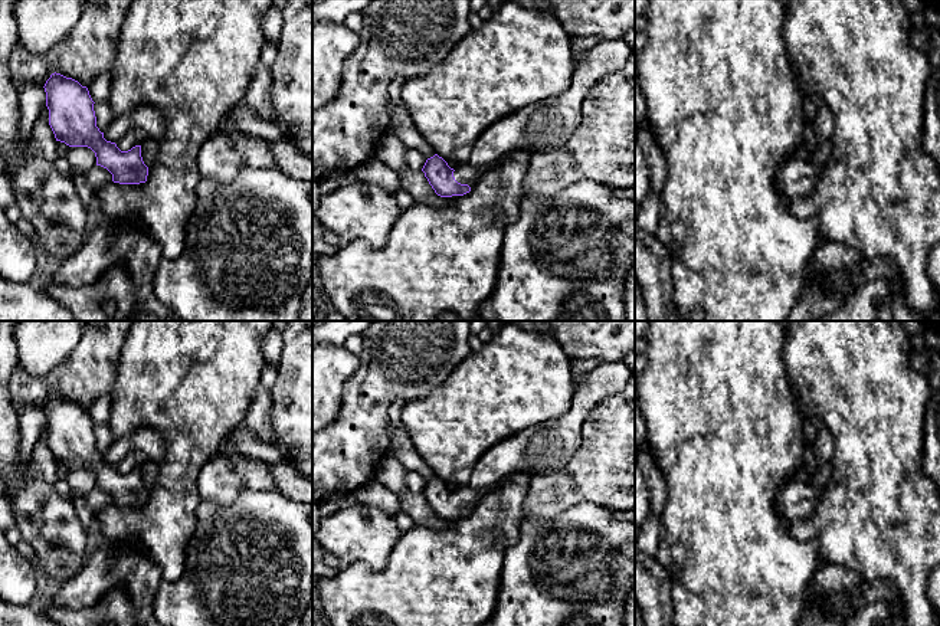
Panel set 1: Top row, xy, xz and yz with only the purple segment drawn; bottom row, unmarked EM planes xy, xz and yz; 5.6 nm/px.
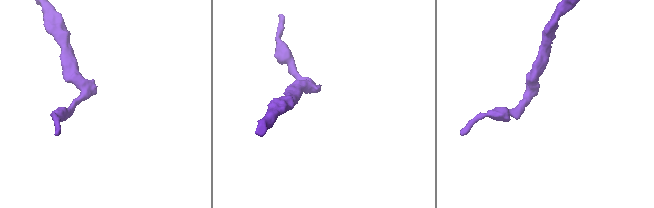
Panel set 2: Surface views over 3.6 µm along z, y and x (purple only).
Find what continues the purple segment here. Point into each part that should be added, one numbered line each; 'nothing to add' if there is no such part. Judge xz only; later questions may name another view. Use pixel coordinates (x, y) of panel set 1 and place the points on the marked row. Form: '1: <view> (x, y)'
1: xz (543, 127)

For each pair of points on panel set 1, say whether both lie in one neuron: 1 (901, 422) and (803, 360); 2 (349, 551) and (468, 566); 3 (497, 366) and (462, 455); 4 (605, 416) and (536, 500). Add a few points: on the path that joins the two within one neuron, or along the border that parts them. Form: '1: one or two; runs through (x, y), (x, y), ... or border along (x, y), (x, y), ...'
1: one; runs through (877, 402), (835, 360), (828, 360)
2: two; border along (402, 534), (383, 569), (356, 561)
3: one; runs through (497, 387), (462, 422), (462, 433)
4: one; runs through (605, 441), (605, 448), (560, 491)

